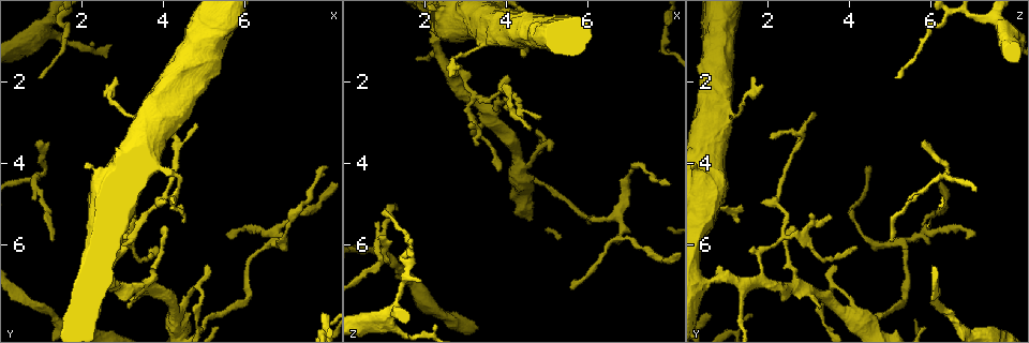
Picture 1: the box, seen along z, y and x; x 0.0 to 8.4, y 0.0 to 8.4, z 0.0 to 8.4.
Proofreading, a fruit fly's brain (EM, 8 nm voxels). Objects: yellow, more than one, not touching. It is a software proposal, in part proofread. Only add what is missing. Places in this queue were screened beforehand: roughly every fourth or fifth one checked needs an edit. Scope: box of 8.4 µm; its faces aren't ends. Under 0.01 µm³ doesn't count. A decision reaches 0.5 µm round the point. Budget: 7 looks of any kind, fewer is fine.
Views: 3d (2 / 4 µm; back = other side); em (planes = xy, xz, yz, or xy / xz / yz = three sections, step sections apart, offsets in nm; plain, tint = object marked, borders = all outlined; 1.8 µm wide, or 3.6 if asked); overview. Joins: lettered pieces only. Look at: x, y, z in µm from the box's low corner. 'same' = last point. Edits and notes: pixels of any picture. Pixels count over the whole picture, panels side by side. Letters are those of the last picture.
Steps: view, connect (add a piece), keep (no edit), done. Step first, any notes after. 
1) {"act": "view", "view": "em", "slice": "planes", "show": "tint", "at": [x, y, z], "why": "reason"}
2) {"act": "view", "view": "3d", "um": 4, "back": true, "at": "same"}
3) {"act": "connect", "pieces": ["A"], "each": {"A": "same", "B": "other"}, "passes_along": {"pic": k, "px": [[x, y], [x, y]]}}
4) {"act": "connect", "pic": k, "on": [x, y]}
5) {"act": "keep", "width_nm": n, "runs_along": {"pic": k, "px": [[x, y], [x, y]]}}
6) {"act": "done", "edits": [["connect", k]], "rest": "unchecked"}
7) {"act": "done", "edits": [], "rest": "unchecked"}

{"act": "view", "view": "em", "slice": "xz", "step": 4, "show": "borders", "at": [3.15, 7.55, 3.25], "why": "branch stops here"}

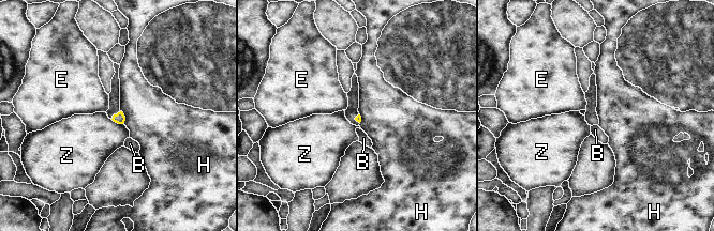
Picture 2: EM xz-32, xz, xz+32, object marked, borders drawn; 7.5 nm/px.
{"act": "view", "view": "em", "slice": "planes", "show": "borders", "at": "same", "why": "another direction"}

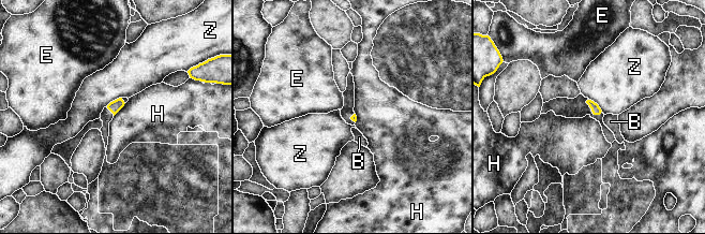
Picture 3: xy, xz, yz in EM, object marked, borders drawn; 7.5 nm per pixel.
{"act": "keep", "each": {"B": "other", "E": "other", "H": "other", "Z": "other"}, "found": "none of them fits"}

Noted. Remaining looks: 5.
{"act": "view", "view": "em", "slice": "xy", "step": 4, "show": "borders", "at": [1.30, 5.85, 5.00], "why": "an open end"}

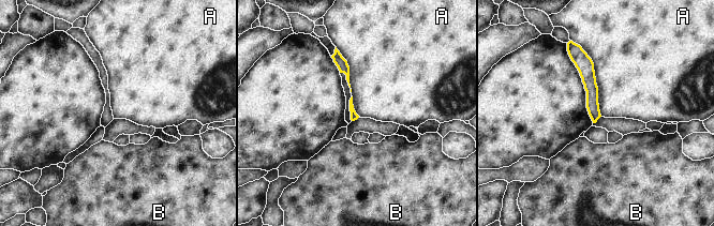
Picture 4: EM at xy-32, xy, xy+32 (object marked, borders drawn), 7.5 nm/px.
{"act": "view", "view": "em", "slice": "planes", "show": "borders", "at": "same", "why": "cut it another way"}

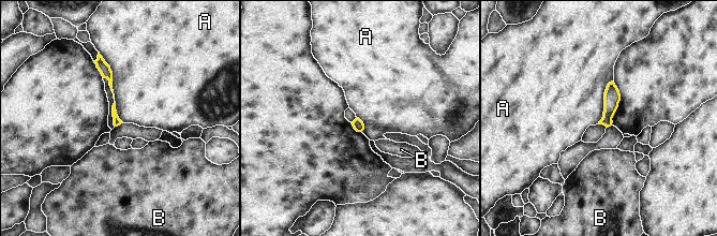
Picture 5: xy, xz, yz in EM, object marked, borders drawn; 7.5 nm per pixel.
{"act": "keep", "each": {"A": "other", "B": "other"}, "border": {"pic": 5, "px": [[613, 80], [597, 123]]}, "found": "none of them fits"}

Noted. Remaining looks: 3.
{"act": "view", "view": "em", "slice": "planes", "show": "tint", "at": [0.95, 1.85, 5.20]}

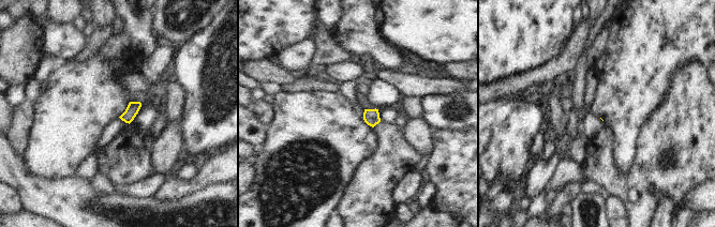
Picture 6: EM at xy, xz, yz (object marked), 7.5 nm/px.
{"act": "view", "view": "em", "slice": "planes", "show": "borders", "at": "same"}

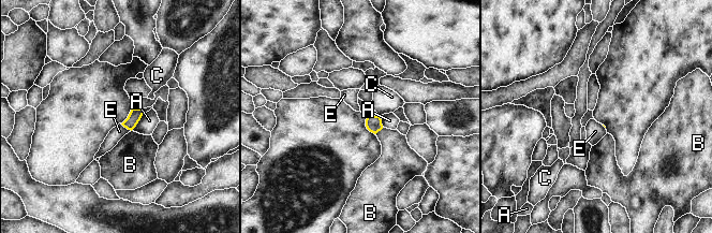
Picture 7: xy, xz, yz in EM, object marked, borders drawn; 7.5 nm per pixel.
{"act": "keep", "each": {"A": "other", "B": "other", "C": "other", "E": "other"}, "border": {"pic": 7, "px": [[120, 124], [131, 130]]}, "found": "none of them fits"}

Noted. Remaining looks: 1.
{"act": "done", "edits": [], "rest": "unchecked"}

